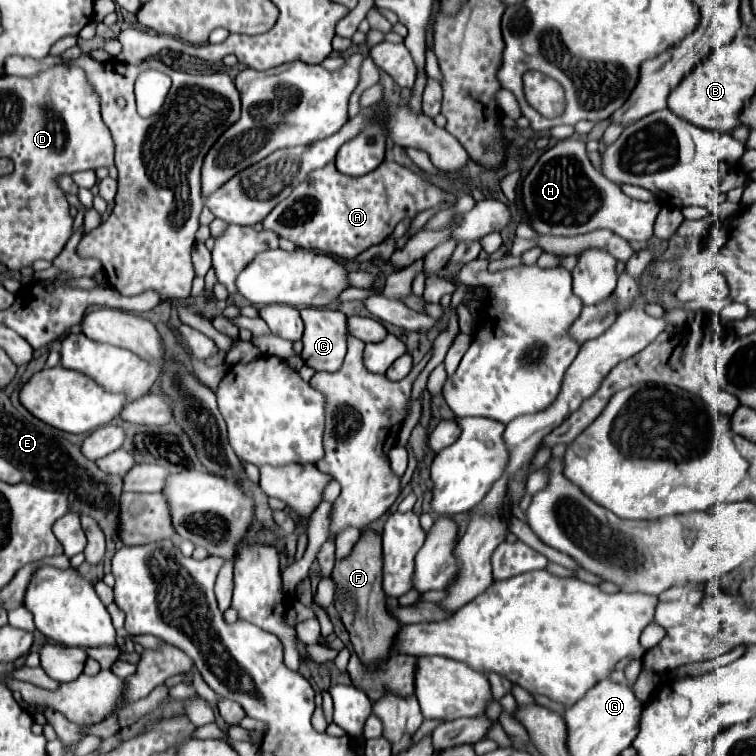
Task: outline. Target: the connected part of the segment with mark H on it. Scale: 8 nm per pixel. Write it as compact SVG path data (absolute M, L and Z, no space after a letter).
M567 138L549 148L521 186L521 200L529 226L537 234L579 236L593 230L611 230L627 242L647 242L653 236L653 224L661 210L657 202L639 202L623 194L621 186L607 180L587 158L585 142Z

